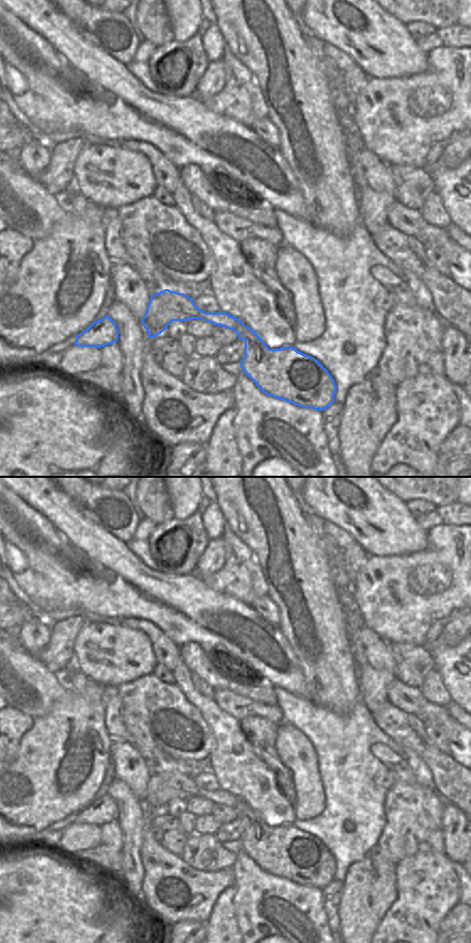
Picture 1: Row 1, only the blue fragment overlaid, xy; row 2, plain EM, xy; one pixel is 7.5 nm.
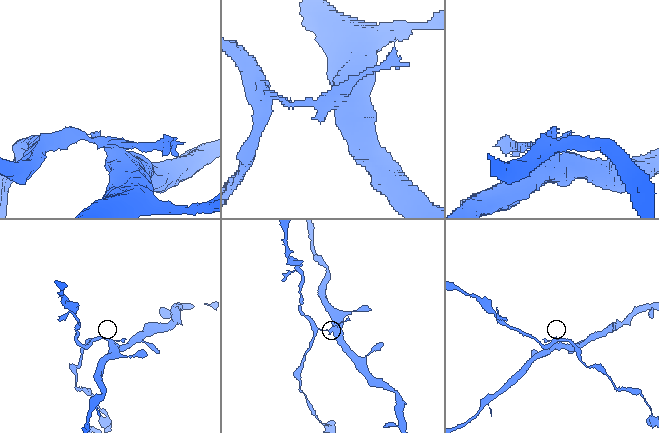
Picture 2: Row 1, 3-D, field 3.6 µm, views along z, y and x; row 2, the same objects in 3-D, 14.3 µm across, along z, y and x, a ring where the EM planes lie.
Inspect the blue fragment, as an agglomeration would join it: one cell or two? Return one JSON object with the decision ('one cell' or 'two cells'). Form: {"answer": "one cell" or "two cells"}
{"answer": "two cells"}

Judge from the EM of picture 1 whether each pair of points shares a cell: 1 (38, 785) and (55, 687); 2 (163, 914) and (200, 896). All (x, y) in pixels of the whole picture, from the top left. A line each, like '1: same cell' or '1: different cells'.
1: different cells
2: same cell

